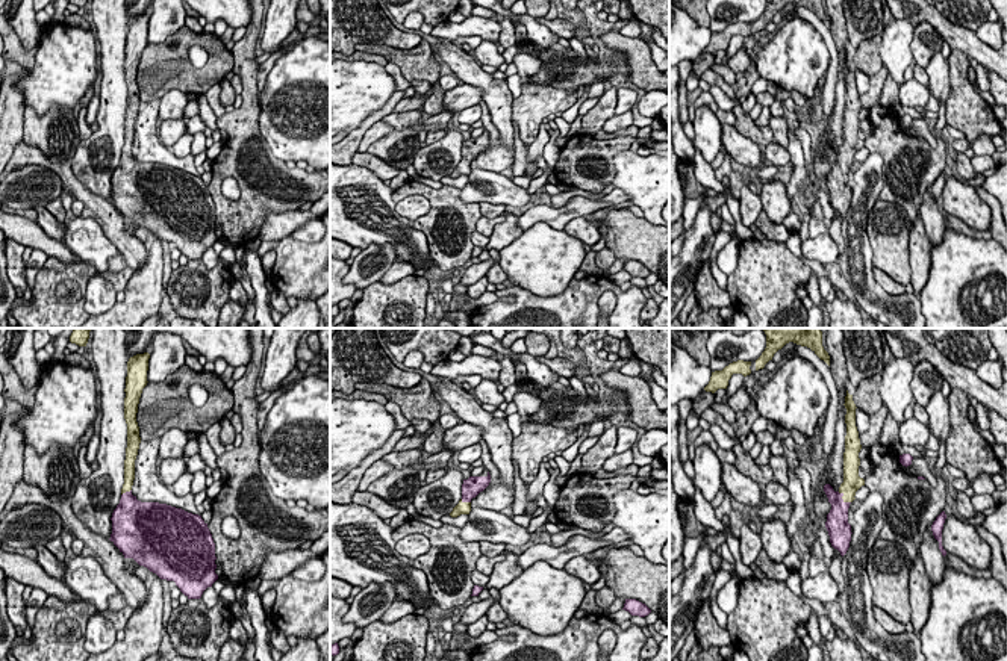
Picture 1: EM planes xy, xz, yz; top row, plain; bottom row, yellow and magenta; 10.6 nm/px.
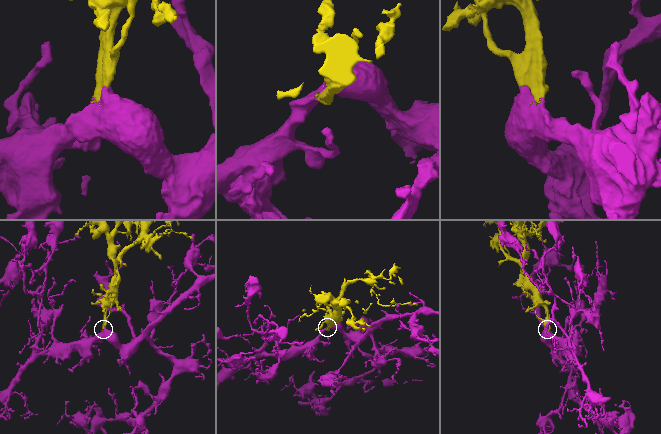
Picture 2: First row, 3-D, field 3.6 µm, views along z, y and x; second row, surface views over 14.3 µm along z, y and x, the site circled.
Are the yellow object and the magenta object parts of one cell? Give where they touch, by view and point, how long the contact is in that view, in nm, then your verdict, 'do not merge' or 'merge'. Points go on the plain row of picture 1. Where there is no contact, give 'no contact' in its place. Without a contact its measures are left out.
yz (842, 159) | 190 nm | merge

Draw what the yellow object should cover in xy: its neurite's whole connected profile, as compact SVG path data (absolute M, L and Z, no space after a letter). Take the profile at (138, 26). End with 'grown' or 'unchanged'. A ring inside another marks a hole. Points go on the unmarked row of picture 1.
M150 15L127 23L124 80L127 109L121 160L112 174L111 203L124 219L133 219L161 241L174 242L188 260L200 260L218 241L215 204L207 185L198 175L159 163L141 163L132 156L135 121L141 98L138 65L147 47Z; grown

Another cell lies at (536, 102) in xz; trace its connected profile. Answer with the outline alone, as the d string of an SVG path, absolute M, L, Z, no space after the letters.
M522 80L521 95L512 103L512 119L519 130L522 144L532 144L541 129L541 124L551 113L566 112L577 103L578 91L568 92L566 89L551 85L539 85Z

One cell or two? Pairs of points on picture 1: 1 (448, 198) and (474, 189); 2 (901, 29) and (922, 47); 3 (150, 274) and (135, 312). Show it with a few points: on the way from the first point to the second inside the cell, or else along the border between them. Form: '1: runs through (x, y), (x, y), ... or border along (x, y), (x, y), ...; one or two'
1: border along (459, 189), (459, 195), (465, 201), (479, 204); two
2: border along (915, 27), (910, 44), (912, 59); two
3: runs through (147, 283), (140, 303); one

